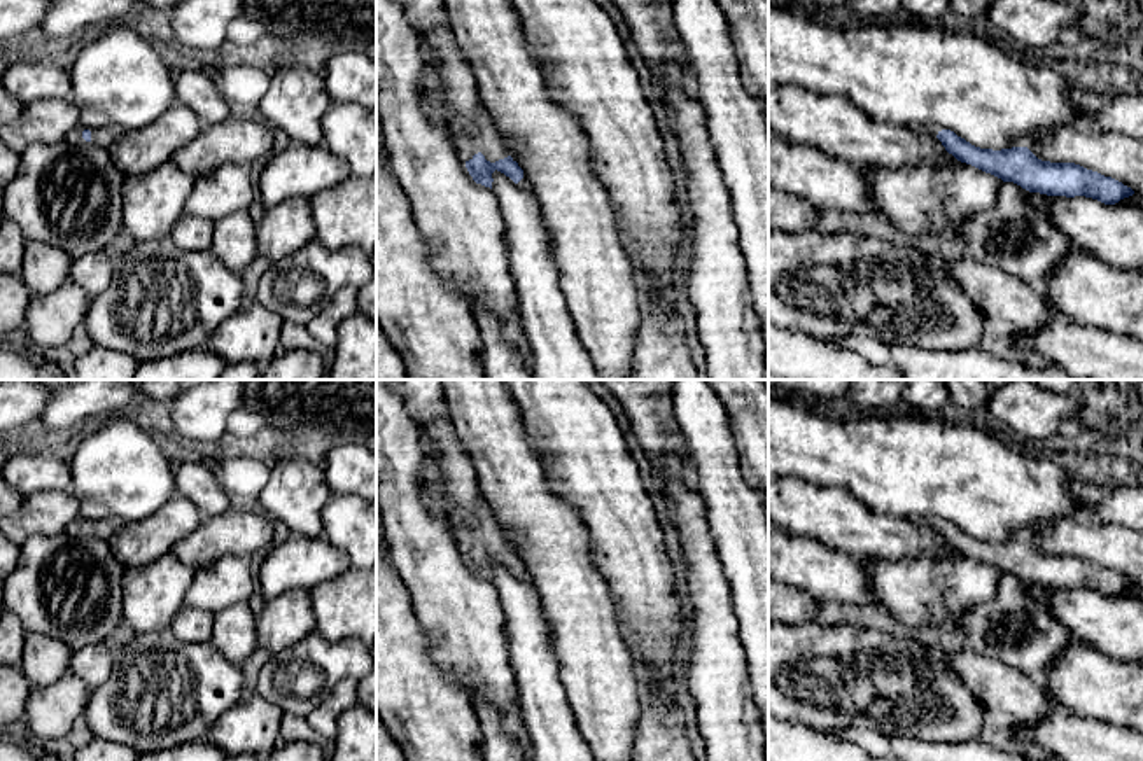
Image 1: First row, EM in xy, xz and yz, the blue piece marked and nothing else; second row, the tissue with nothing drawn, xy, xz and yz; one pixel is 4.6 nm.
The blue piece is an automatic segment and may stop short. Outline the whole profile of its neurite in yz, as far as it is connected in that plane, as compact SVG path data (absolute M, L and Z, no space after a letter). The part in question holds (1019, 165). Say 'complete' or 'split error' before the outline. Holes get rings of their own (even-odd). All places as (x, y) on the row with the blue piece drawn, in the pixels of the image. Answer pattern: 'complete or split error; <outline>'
split error; M936 124L912 126L912 129L940 140L957 161L991 173L1003 182L1013 182L1029 192L1066 198L1085 196L1104 205L1115 205L1134 194L1122 182L1080 164L1041 161L1027 147L980 149Z

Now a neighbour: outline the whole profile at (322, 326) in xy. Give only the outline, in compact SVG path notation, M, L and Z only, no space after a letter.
M343 287L305 327L319 343L319 346L333 348L336 345L336 329L340 322L355 311L357 290L354 287Z

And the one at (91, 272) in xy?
M105 250L88 252L72 261L70 282L89 297L102 294L112 278L112 257Z

